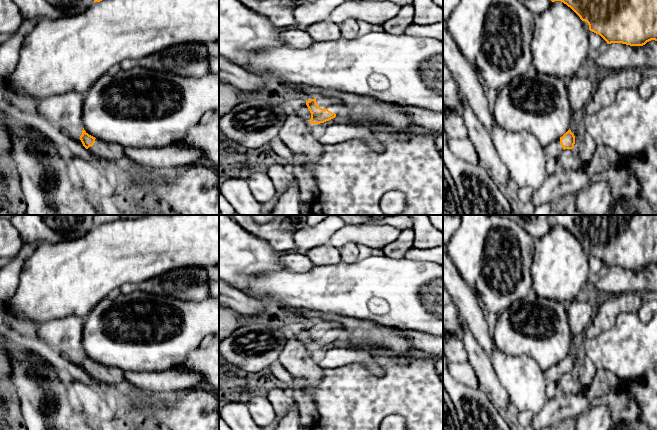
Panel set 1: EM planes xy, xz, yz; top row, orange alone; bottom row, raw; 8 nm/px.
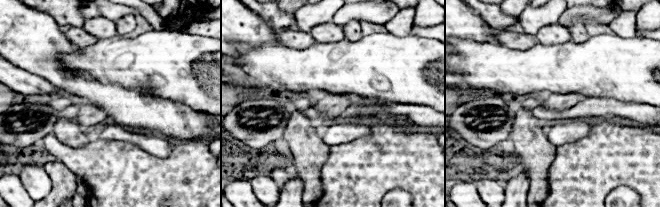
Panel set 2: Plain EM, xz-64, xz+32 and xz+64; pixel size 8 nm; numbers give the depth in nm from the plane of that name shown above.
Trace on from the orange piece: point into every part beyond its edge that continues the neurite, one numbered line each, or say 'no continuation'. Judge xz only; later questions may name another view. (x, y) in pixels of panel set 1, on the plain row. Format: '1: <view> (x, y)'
1: xz (335, 330)

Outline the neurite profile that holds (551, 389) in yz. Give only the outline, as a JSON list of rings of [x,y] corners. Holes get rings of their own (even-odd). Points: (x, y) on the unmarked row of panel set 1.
[[[548,383],[546,387],[546,397],[548,399],[552,399],[557,393],[556,383]]]

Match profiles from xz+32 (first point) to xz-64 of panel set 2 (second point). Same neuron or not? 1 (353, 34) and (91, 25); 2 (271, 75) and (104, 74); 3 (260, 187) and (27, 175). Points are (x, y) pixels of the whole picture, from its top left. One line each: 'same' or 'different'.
1: same
2: same
3: same

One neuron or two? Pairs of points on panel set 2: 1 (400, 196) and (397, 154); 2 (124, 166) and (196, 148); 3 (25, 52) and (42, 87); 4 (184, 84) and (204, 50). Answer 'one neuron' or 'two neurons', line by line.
1: two neurons
2: one neuron
3: two neurons
4: one neuron

